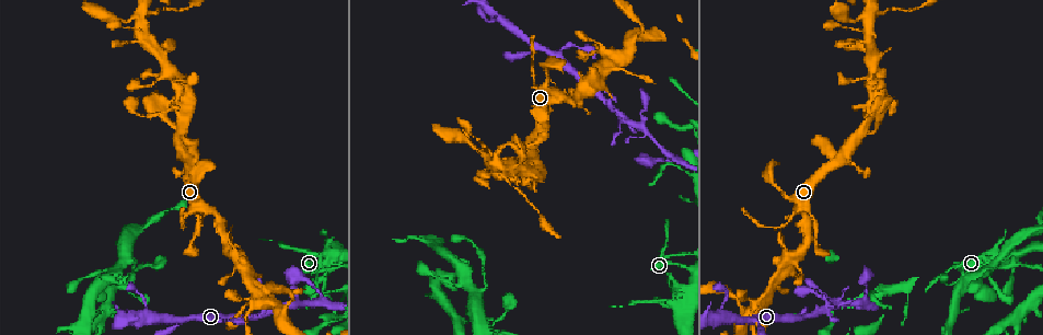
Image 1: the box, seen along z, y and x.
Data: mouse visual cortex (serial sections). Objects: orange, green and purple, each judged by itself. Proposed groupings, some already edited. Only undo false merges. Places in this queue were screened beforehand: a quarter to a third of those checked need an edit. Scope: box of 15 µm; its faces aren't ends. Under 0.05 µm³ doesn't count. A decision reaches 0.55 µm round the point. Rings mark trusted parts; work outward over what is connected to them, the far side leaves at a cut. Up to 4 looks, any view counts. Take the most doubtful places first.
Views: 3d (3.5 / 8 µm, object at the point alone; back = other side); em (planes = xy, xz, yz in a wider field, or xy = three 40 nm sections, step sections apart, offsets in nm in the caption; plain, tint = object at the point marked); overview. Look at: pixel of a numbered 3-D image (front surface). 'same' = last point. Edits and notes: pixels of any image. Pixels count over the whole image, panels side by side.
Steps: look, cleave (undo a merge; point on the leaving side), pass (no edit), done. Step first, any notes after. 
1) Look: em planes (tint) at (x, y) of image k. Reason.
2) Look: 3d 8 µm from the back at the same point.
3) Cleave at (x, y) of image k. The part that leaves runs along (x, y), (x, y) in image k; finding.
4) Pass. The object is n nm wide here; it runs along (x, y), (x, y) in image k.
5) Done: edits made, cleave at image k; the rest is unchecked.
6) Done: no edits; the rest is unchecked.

Look: 3d 8 µm at (324, 264) of image 1.

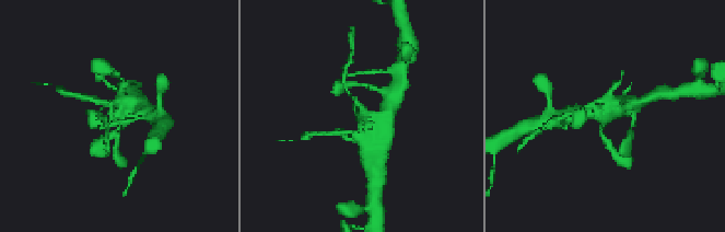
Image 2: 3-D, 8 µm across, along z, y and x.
Look: em xy step 3 (tint) at (116, 117) of image 2. Shape alone is not enough.

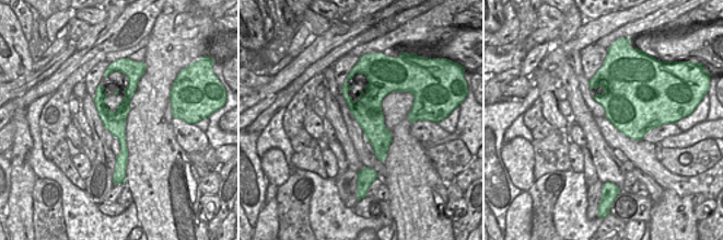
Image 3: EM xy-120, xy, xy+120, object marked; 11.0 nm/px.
Pass. The arms are 150, 600 nm wide; continuous, no second cell.

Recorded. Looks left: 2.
Look: 3d 3.5 µm from the back at (540, 174) of image 1. Three arms meet.

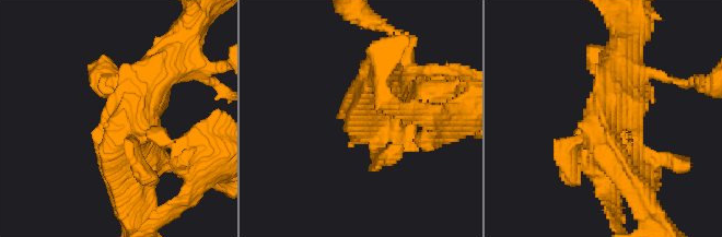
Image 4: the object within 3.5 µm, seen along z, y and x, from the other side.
Look: em xy step 1 (tint) at (124, 133) of image 4. Need the tissue.

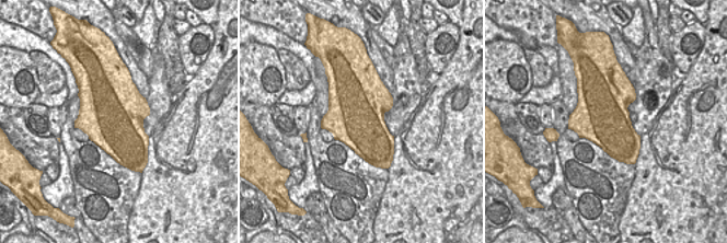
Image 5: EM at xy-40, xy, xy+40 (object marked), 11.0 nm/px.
Pass. It runs along (121, 191), (125, 107), (159, 67) in image 4; one cell here.

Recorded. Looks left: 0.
Done: no edits; the rest is unchecked.

